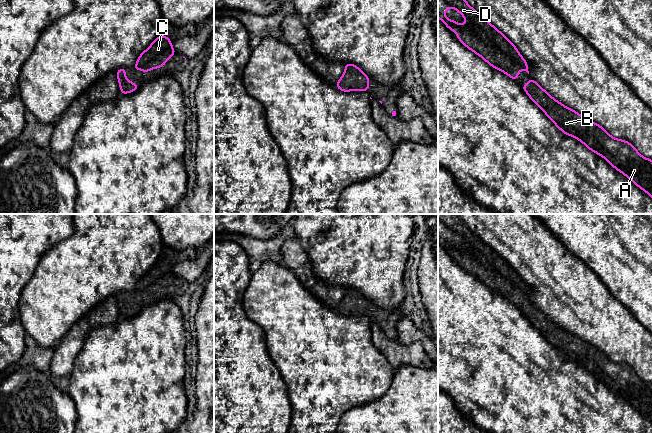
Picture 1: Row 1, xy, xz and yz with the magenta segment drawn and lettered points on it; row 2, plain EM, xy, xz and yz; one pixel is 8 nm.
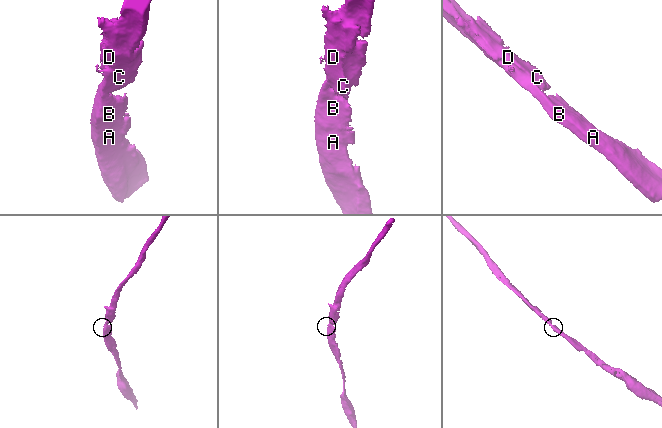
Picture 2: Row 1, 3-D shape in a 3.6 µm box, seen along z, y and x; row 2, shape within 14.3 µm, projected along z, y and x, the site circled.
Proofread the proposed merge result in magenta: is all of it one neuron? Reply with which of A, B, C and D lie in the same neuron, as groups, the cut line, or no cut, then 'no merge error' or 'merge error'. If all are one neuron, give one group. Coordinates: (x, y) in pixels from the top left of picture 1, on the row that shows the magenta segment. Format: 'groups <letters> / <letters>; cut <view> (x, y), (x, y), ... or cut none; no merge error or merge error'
groups A B C D; cut none; no merge error

